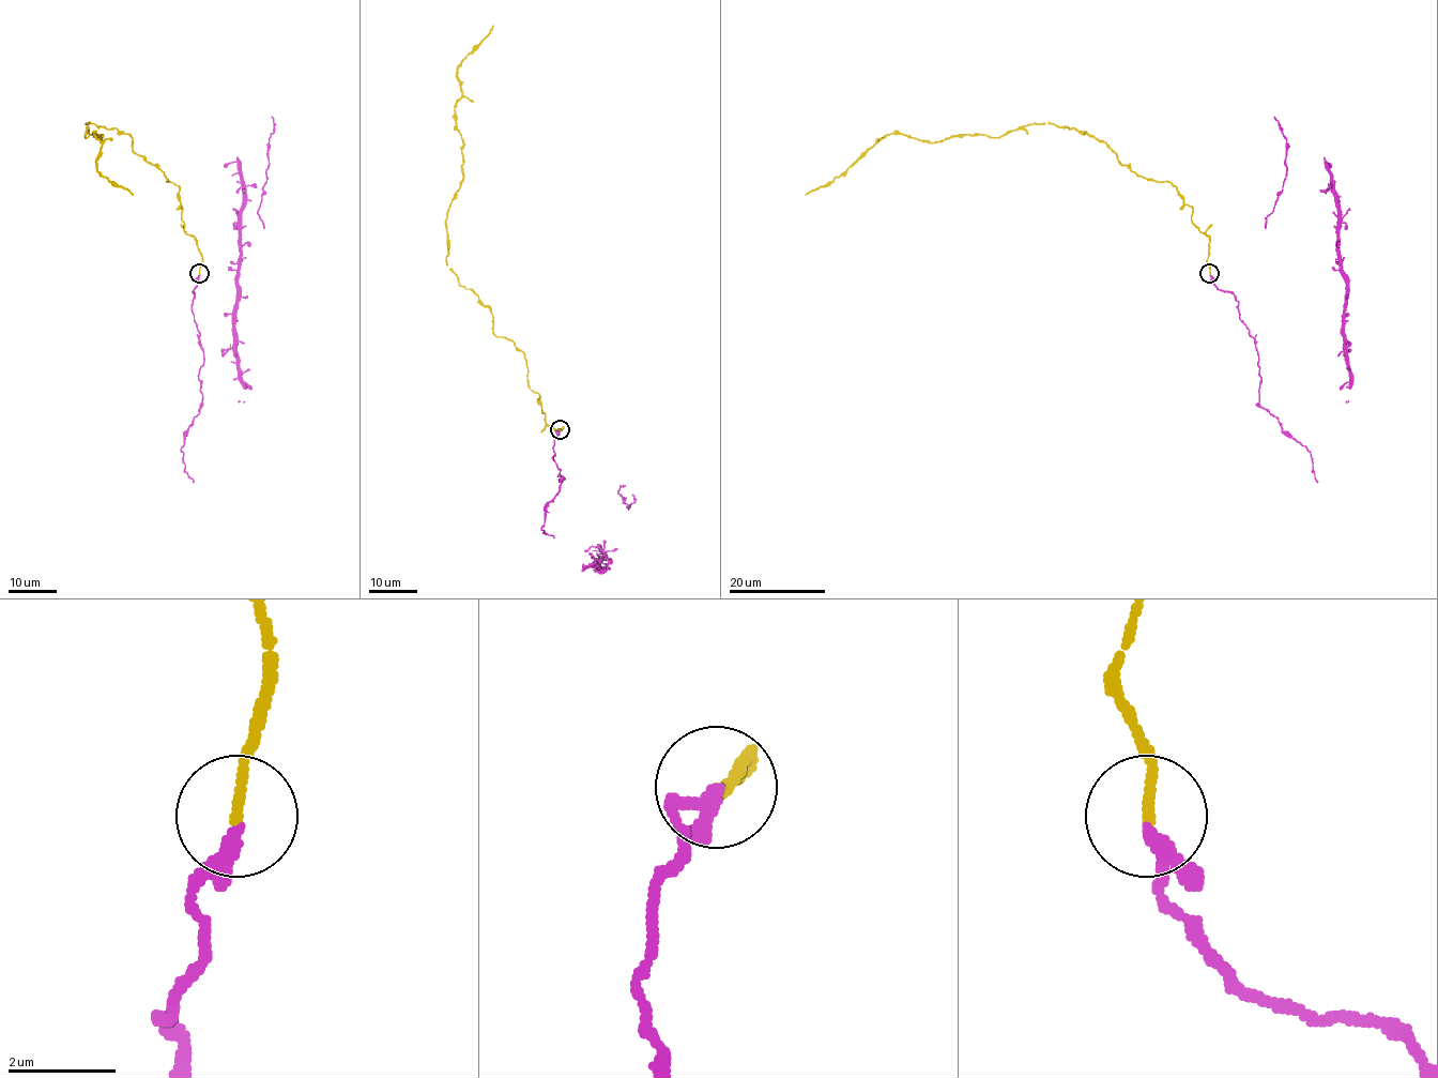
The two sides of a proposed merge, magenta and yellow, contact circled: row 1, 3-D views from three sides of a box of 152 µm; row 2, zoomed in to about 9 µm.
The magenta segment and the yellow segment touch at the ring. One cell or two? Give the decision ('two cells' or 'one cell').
one cell

